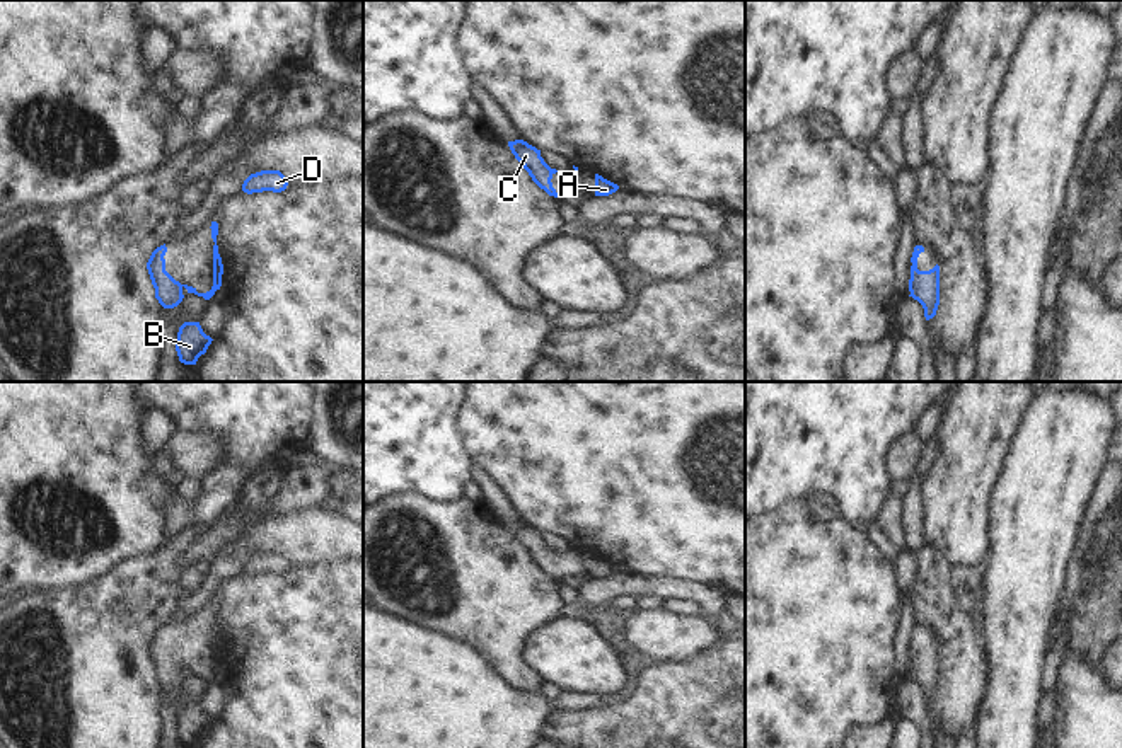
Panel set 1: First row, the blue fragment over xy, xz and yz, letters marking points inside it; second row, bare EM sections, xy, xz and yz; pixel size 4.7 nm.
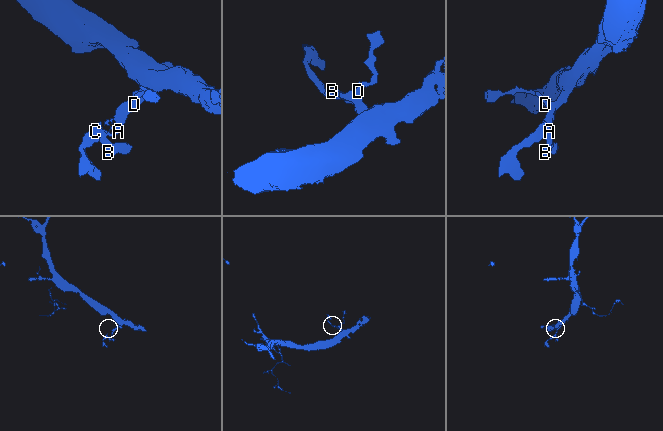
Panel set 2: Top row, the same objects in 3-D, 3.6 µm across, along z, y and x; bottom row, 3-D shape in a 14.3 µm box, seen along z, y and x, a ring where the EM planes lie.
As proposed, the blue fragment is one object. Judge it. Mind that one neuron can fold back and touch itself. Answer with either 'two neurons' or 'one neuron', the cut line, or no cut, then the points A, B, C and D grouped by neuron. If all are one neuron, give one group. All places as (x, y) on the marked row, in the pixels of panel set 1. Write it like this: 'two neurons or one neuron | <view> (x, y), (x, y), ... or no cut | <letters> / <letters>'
one neuron | no cut | A B C D

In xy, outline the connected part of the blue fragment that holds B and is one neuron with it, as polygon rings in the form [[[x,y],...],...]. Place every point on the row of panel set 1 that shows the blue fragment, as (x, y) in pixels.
[[[184,322],[179,327],[176,339],[179,361],[184,365],[196,365],[198,358],[206,353],[211,341],[213,339],[203,332],[200,322]]]

